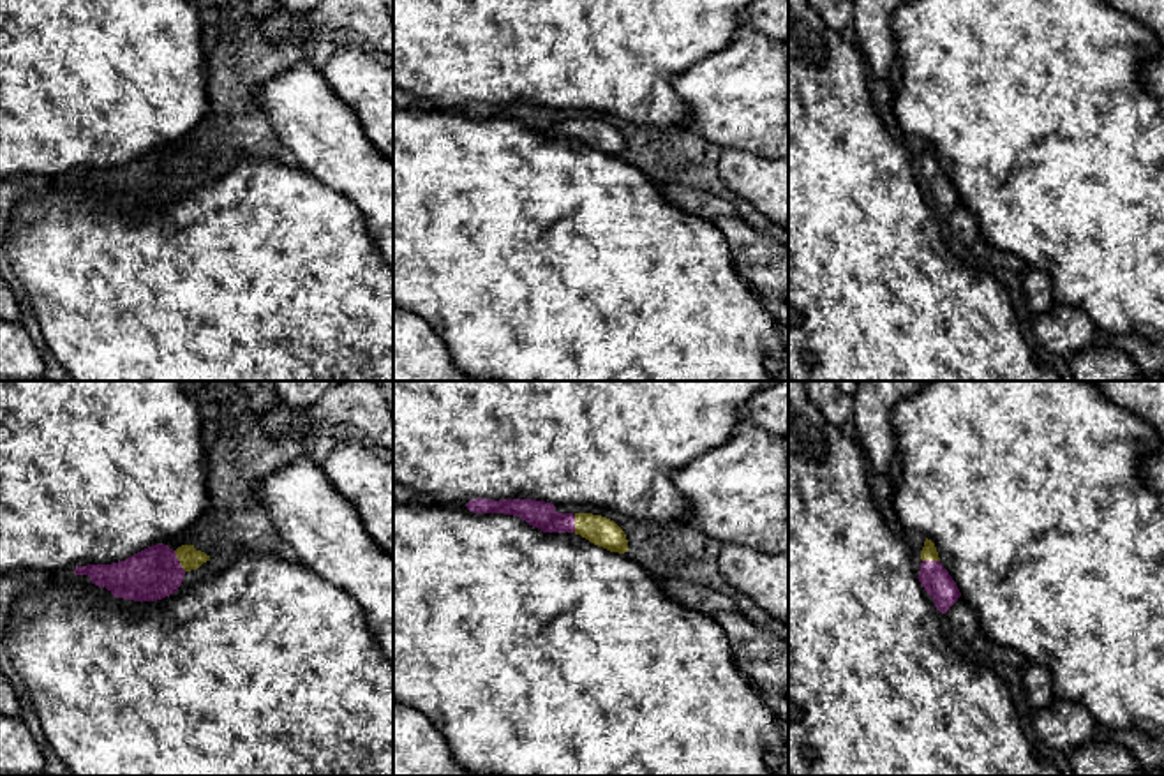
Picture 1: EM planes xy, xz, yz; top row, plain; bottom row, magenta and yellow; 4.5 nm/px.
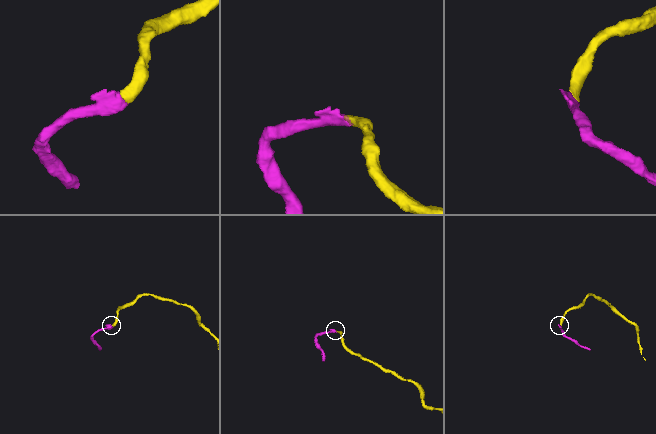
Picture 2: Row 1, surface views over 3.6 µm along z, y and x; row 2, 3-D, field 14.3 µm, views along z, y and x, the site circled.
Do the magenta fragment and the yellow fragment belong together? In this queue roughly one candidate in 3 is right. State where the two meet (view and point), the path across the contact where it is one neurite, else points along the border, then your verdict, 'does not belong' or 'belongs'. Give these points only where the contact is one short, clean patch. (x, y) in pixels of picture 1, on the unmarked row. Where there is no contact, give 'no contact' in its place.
meets magenta in xy at (179, 166); runs through xy (156, 177), (179, 166), (189, 163); belongs

